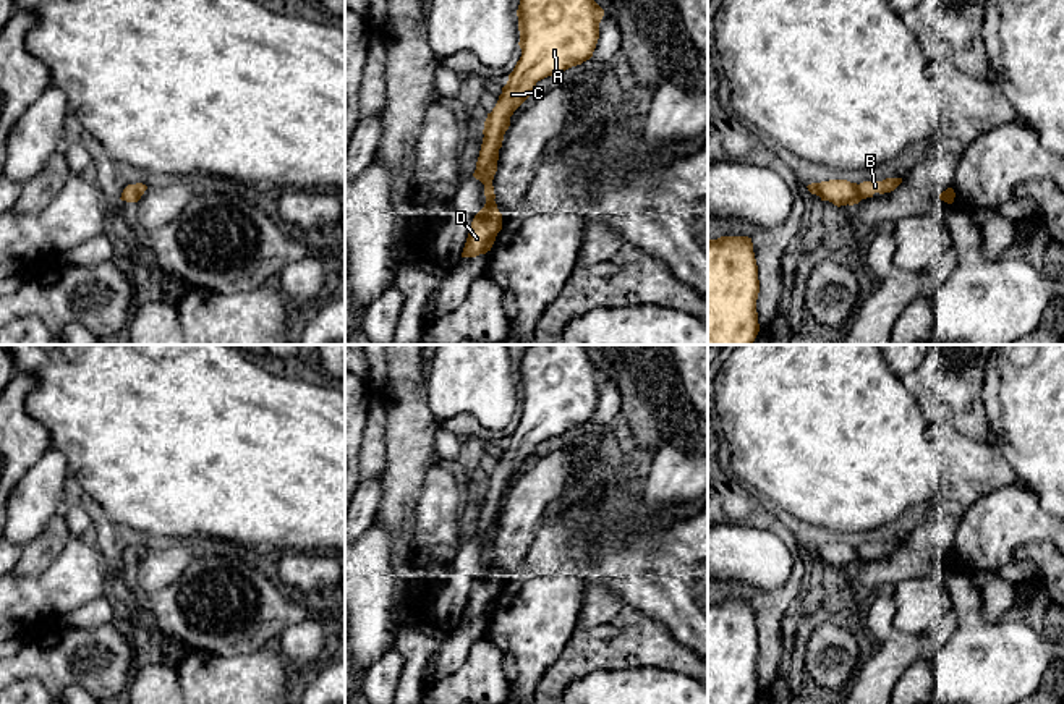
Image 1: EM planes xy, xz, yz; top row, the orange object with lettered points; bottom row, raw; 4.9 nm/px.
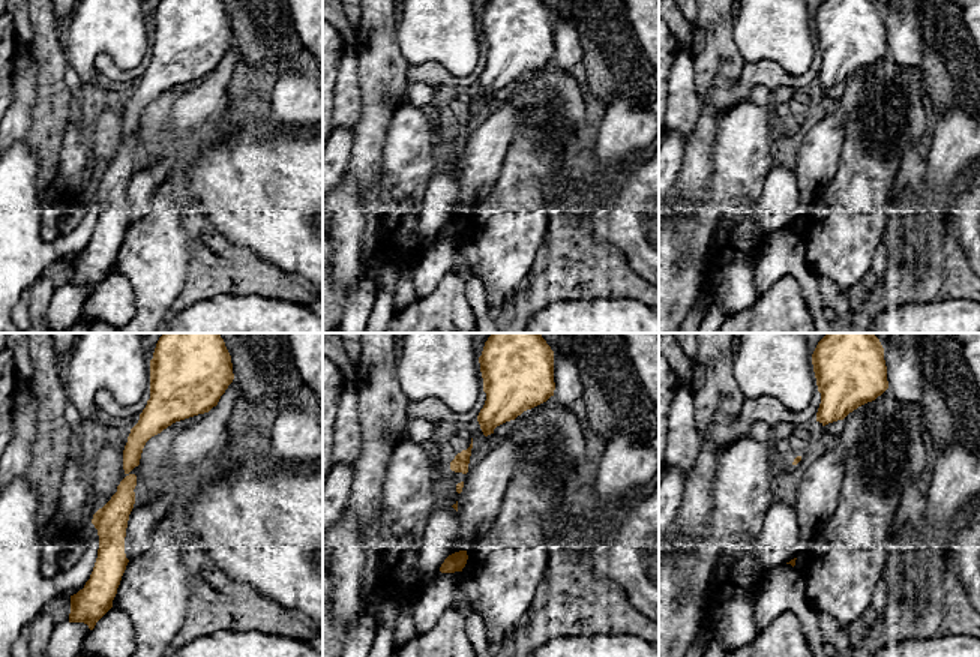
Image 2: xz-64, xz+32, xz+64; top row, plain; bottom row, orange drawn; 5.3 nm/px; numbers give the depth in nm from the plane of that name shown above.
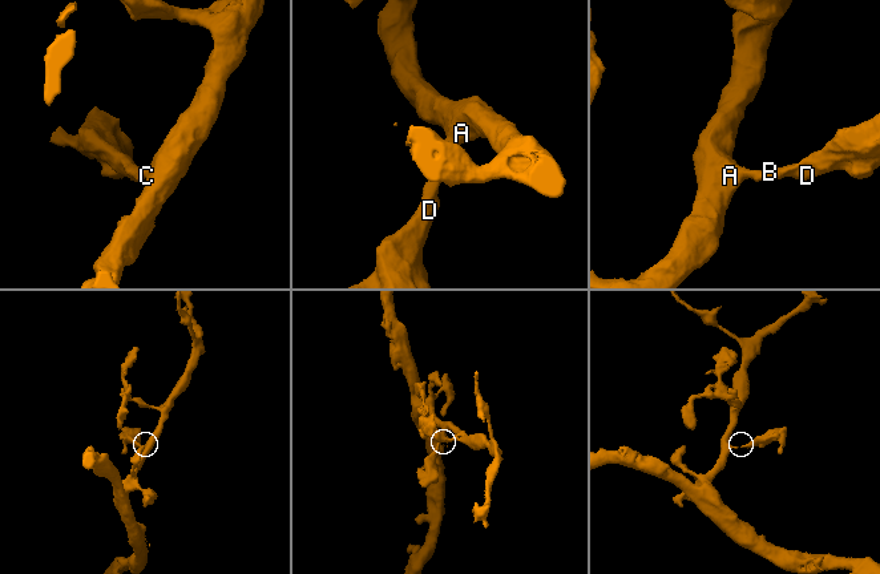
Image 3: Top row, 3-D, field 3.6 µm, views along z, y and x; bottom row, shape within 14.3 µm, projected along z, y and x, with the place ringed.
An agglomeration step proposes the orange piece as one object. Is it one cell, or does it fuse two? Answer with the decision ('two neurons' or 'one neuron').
one neuron

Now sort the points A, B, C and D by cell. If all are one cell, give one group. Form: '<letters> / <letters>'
A B C D

